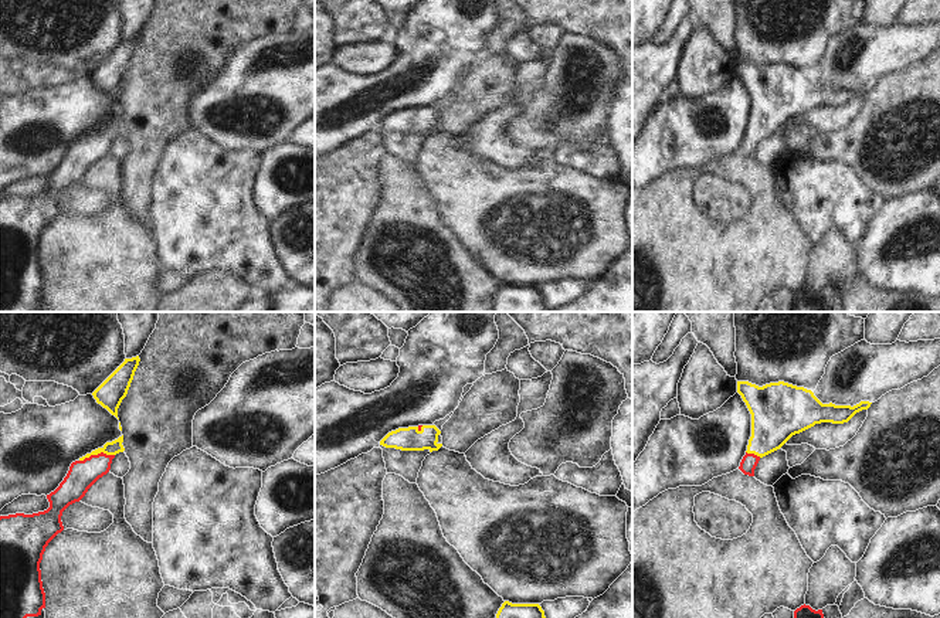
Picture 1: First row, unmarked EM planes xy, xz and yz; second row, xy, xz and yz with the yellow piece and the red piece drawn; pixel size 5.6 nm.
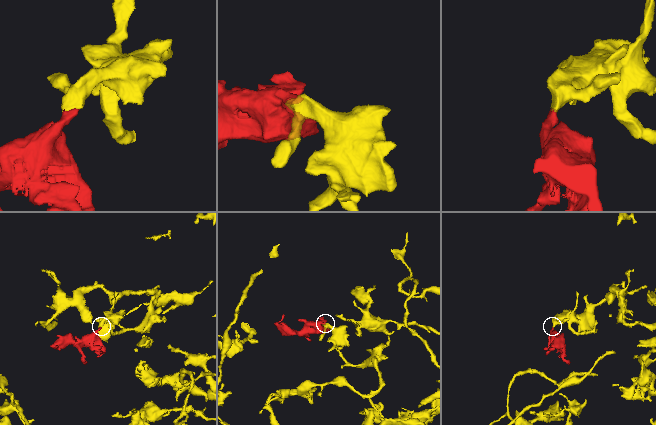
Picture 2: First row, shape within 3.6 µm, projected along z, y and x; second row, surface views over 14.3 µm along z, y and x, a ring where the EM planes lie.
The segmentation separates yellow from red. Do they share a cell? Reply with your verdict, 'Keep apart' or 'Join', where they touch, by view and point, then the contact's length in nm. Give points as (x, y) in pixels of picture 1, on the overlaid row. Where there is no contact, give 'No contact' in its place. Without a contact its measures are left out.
Join. Touches yellow at xy (97, 454). Shared border 200 nm

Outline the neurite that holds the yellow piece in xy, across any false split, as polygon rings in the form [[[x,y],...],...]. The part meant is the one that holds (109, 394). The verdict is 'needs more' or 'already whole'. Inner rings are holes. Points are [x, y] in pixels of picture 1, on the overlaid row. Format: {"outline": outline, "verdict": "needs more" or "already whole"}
{"outline": [[[139,356],[125,359],[125,361],[92,393],[96,403],[116,418],[118,408],[128,394],[139,361]]], "verdict": "already whole"}

